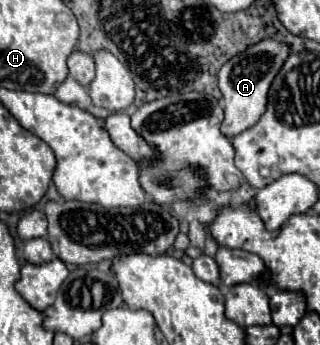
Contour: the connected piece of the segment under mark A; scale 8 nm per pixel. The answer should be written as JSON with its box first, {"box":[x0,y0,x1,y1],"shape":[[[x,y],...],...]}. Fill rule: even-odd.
{"box":[218,39,292,137],"shape":[[[262,39],[260,43],[248,47],[240,55],[232,57],[218,73],[218,87],[224,95],[224,121],[222,121],[222,133],[226,137],[236,137],[248,127],[254,127],[260,117],[266,113],[268,105],[268,89],[282,65],[286,63],[292,47],[288,43],[276,41],[276,39]]]}

